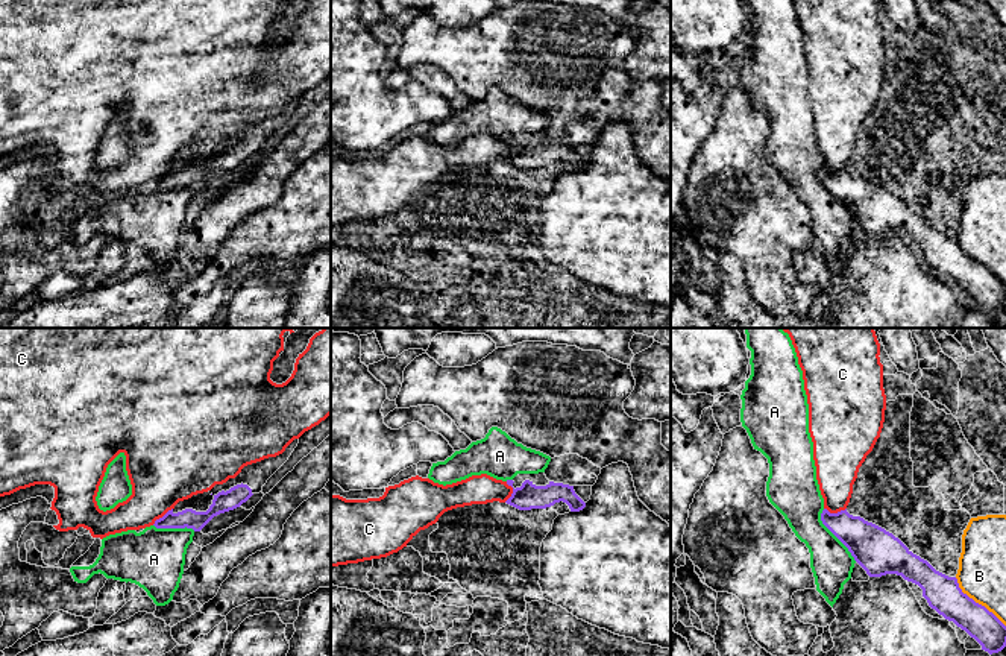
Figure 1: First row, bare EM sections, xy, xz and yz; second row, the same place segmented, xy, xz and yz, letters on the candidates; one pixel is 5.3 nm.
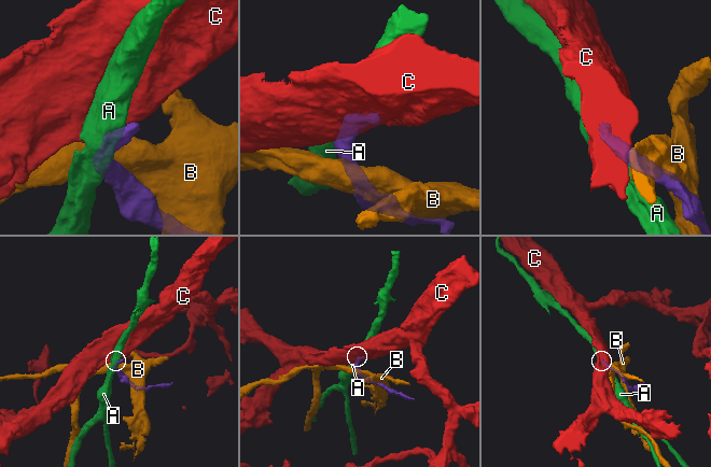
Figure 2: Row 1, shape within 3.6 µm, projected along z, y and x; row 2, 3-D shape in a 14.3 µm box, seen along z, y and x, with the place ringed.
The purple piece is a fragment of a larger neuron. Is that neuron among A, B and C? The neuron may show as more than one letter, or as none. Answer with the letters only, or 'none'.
none

